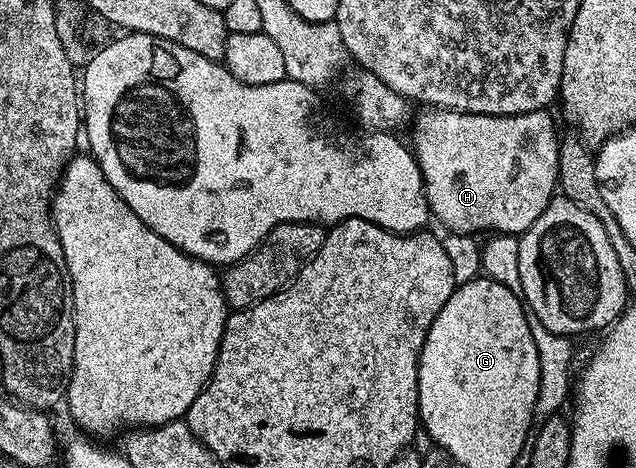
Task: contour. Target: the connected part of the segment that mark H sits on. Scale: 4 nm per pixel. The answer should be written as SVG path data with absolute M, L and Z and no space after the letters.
M428 107L414 119L415 144L413 151L415 161L423 175L423 185L427 187L427 205L431 207L432 217L444 224L448 233L470 233L480 234L486 228L492 228L495 234L522 234L541 218L545 206L549 206L551 197L556 195L559 182L559 142L560 133L555 133L555 120L551 117L550 111L530 112L529 114L517 114L516 116L490 116L489 114L469 114L468 112L454 112L448 108Z

